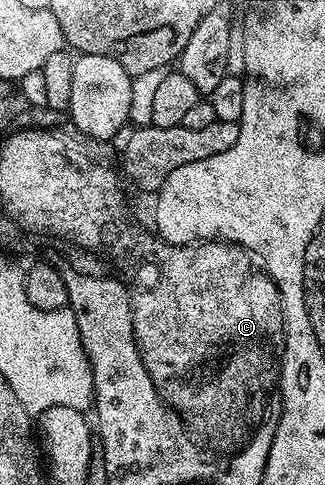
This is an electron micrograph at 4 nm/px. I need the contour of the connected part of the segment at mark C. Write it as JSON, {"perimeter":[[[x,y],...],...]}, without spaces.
{"perimeter":[[[153,238],[141,256],[141,265],[138,266],[137,273],[135,271],[132,273],[129,288],[129,301],[133,311],[133,325],[139,354],[143,358],[147,374],[151,374],[151,378],[155,382],[158,396],[184,420],[186,429],[194,437],[205,436],[204,443],[206,445],[209,443],[215,451],[222,452],[221,456],[225,458],[228,458],[230,454],[249,452],[257,434],[263,430],[263,422],[265,422],[265,414],[267,414],[271,398],[281,396],[279,381],[285,342],[285,318],[281,307],[281,294],[273,282],[273,277],[261,270],[256,272],[252,262],[254,263],[250,253],[241,245],[223,240],[207,240],[196,244],[166,244],[160,238]]]}

